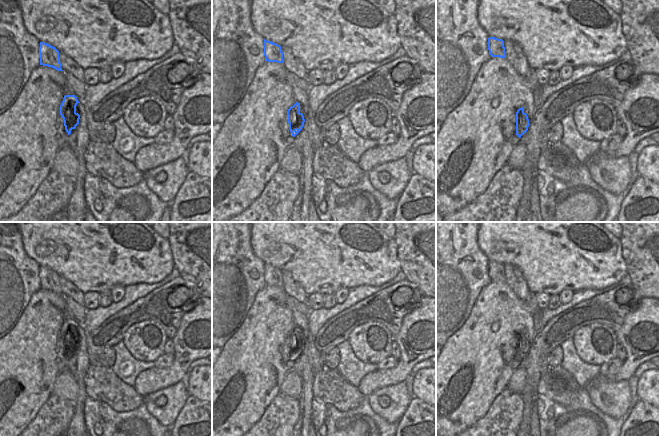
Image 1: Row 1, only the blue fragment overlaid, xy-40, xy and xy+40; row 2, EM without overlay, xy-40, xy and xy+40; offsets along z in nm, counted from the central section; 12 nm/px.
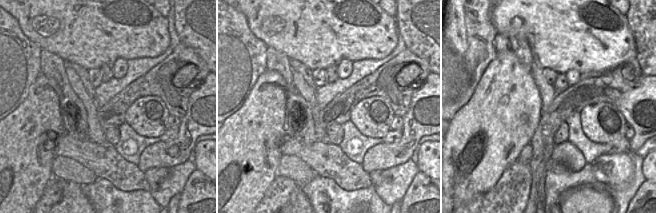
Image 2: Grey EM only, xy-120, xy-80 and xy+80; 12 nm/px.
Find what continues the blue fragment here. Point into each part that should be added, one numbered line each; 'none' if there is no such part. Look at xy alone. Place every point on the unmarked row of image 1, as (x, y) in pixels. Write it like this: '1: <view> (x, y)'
1: xy (301, 366)

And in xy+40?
1: xy+40 (529, 394)

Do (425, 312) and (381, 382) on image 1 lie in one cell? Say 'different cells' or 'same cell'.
same cell

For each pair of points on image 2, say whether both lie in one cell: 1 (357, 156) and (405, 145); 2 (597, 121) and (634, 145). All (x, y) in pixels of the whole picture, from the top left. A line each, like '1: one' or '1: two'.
1: two
2: two

